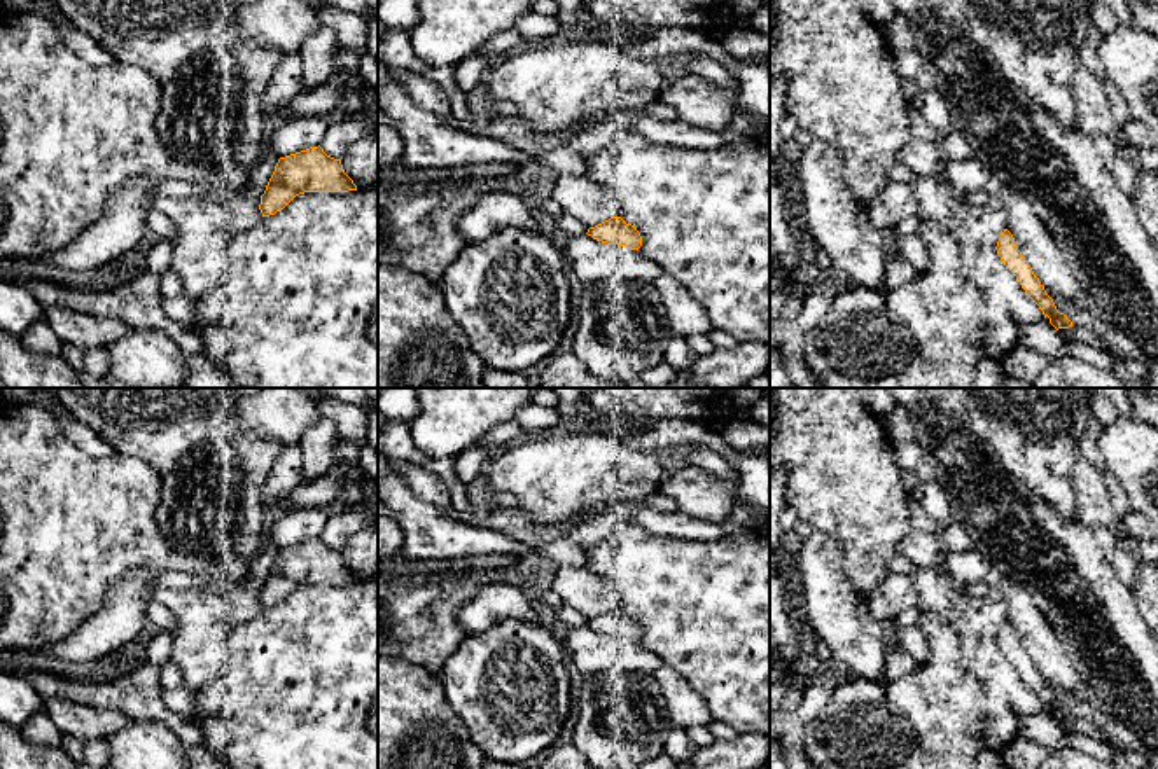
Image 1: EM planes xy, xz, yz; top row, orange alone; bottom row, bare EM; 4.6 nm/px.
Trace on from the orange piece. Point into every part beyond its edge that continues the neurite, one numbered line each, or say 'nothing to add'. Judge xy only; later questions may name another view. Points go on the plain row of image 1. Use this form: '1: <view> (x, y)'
nothing to add

